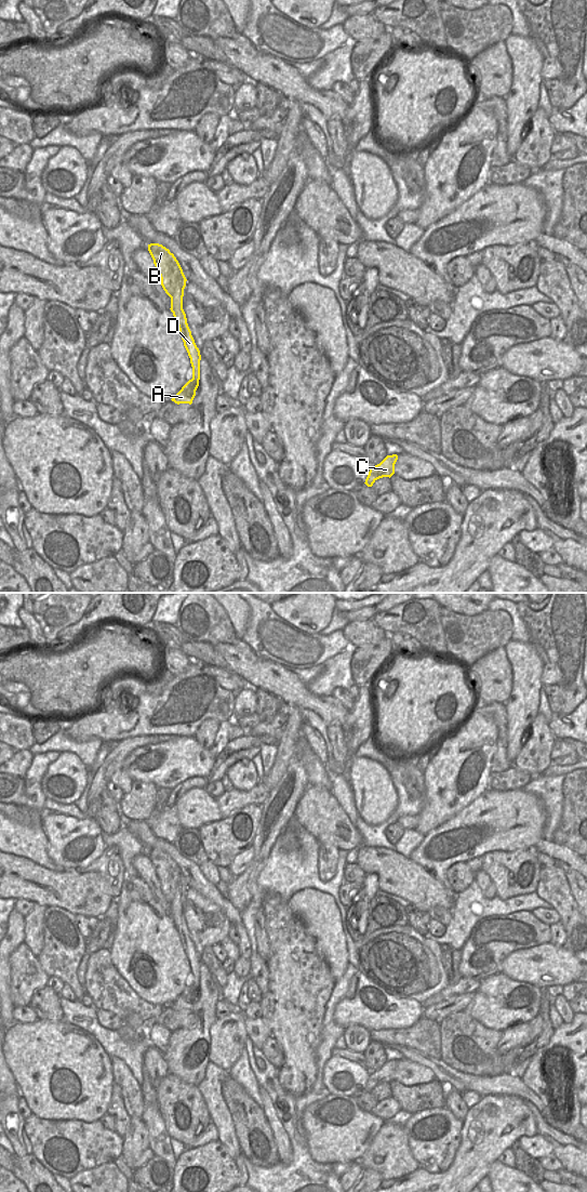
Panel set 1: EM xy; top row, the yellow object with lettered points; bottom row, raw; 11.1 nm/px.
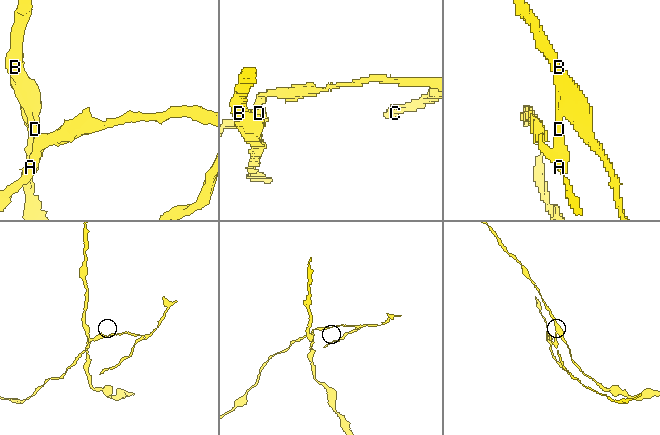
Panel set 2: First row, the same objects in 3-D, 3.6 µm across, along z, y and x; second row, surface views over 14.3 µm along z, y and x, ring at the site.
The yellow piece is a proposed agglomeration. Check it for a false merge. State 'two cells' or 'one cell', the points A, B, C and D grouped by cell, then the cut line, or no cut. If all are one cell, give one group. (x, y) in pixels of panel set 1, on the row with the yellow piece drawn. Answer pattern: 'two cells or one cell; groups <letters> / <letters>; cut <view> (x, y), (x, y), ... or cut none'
two cells; groups A C D / B; cut xy (181, 285), (171, 298)

